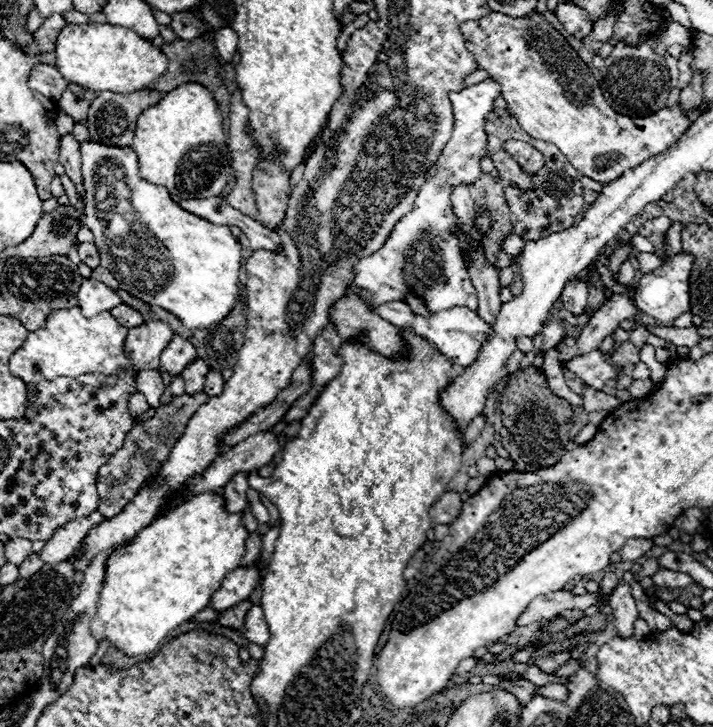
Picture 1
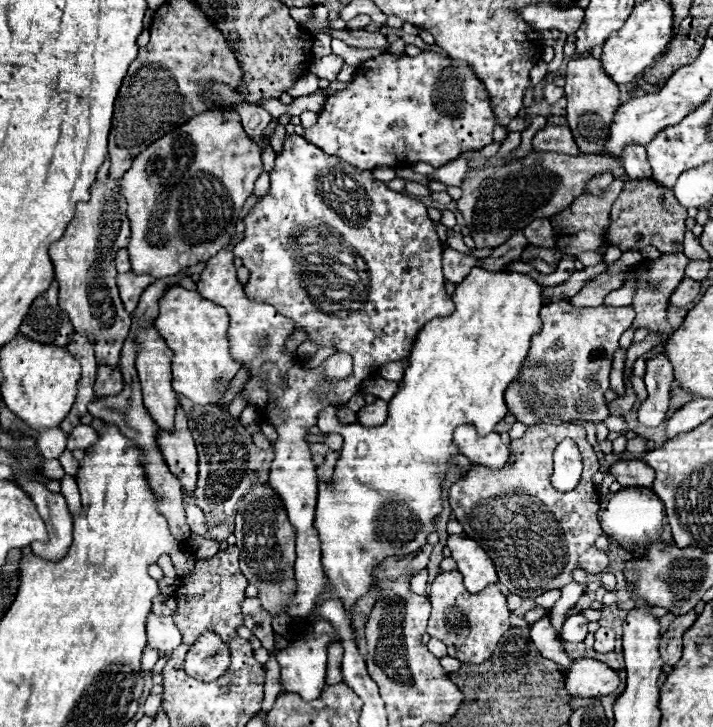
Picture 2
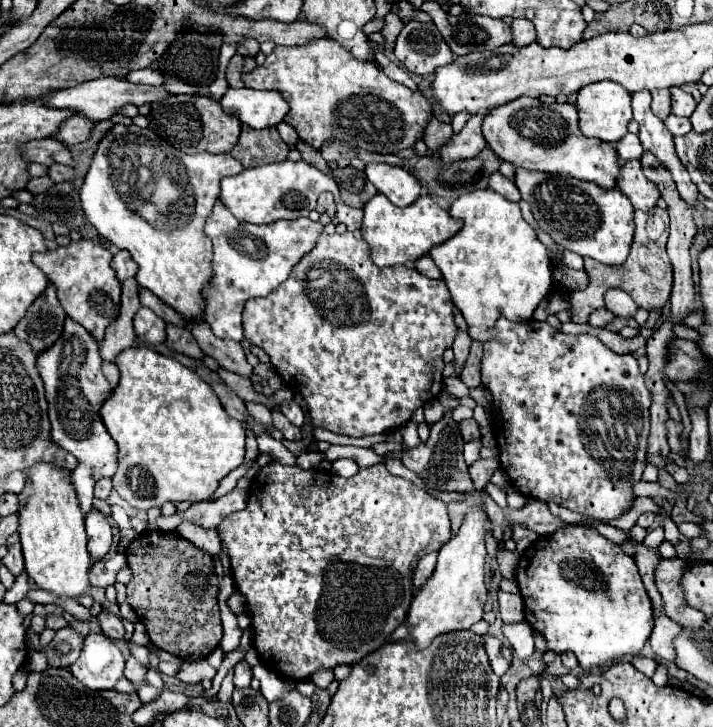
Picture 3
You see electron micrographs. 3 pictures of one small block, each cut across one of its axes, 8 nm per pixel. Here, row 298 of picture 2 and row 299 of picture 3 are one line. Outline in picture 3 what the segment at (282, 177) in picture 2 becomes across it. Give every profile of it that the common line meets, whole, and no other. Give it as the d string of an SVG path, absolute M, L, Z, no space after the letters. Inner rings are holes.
M322 232L318 238L318 244L312 252L308 252L292 270L290 278L282 282L272 294L266 298L254 298L244 306L244 338L248 338L252 344L260 346L268 356L270 364L276 368L276 372L282 376L284 384L300 392L308 404L308 412L312 416L314 426L326 428L334 434L344 434L352 438L362 438L362 436L372 436L372 434L384 434L396 428L402 428L414 410L422 408L426 402L434 400L442 392L442 354L446 348L452 346L454 338L458 334L458 328L454 324L454 304L452 296L444 284L444 280L428 280L416 270L410 270L402 264L388 266L388 268L378 268L370 260L370 248L362 238L356 238L352 232L346 234L326 234Z

